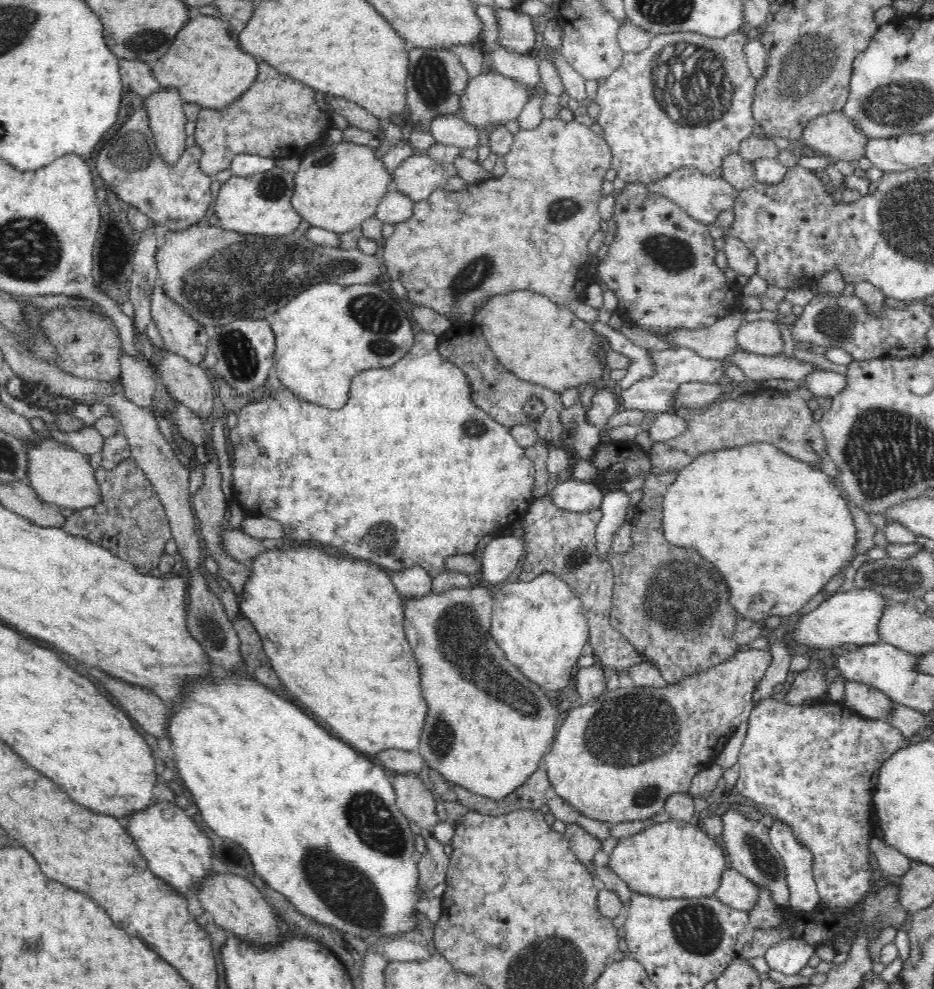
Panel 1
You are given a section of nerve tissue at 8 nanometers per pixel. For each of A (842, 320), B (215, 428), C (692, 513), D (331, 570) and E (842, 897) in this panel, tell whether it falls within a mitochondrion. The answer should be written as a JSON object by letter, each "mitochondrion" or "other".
{"A":"mitochondrion","B":"other","C":"other","D":"other","E":"other"}

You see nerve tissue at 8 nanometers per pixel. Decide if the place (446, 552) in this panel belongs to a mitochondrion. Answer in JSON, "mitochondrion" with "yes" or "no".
{"mitochondrion":"no"}

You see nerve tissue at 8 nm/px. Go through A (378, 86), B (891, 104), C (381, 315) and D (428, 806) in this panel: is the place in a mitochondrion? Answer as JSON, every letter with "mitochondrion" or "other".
{"A":"other","B":"mitochondrion","C":"mitochondrion","D":"other"}

